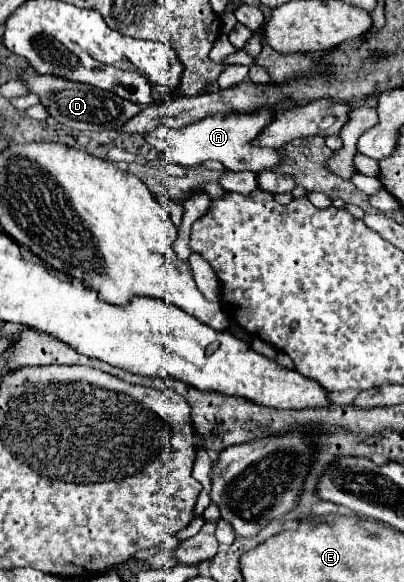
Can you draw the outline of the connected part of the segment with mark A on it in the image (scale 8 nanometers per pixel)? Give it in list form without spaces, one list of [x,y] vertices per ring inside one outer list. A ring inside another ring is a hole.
[[[261,111],[261,115],[209,115],[183,129],[157,127],[145,135],[145,141],[159,149],[167,159],[183,167],[195,167],[209,159],[221,161],[229,171],[253,171],[261,173],[283,161],[281,151],[265,151],[265,147],[249,147],[249,143],[261,133],[261,127],[273,119],[271,111]]]

